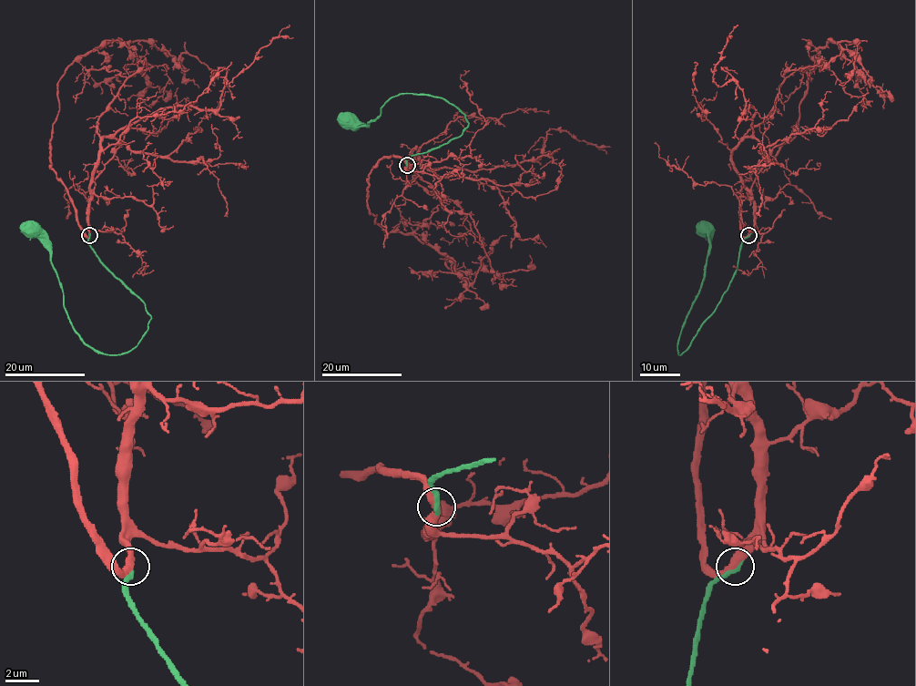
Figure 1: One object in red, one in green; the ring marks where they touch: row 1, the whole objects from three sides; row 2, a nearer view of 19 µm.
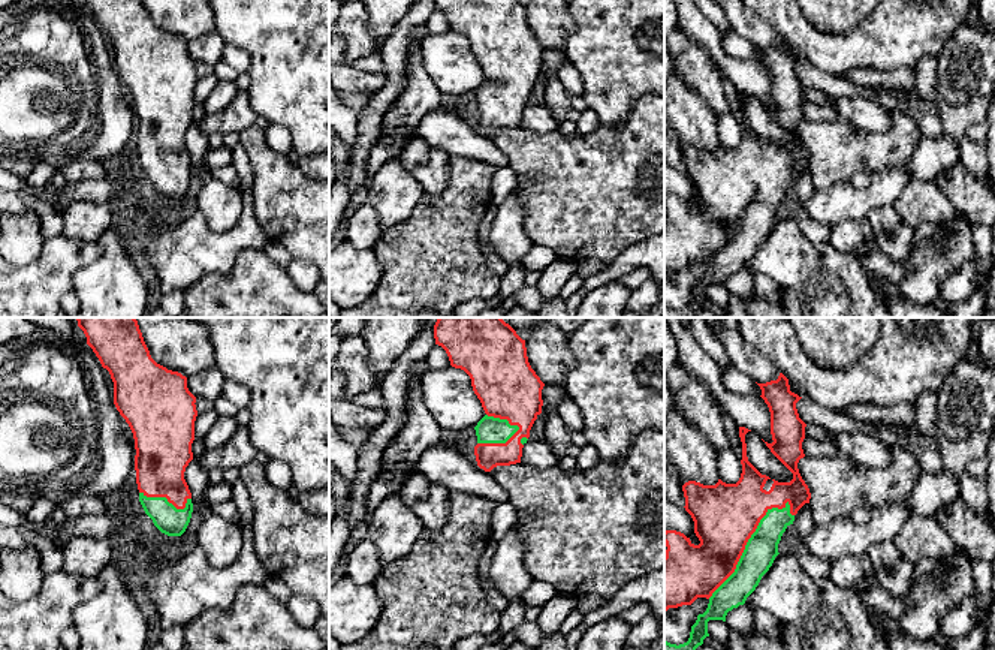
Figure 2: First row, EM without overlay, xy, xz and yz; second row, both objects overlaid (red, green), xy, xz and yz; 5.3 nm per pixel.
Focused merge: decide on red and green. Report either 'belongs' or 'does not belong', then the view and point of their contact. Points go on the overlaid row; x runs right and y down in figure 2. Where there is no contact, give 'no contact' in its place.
belongs; contact yz (745, 544)

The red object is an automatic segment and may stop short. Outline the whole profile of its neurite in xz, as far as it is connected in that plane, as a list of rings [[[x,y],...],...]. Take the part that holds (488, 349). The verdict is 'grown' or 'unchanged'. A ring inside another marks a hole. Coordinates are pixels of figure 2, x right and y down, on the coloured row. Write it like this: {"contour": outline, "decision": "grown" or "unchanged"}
{"contour": [[[438,318],[434,338],[446,350],[450,365],[470,376],[473,391],[486,413],[474,427],[477,466],[491,472],[497,466],[521,463],[530,430],[542,413],[545,386],[528,362],[525,340],[501,318]]], "decision": "grown"}

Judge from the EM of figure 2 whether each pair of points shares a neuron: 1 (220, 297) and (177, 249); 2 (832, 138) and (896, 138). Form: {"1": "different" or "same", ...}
{"1": "different", "2": "same"}

